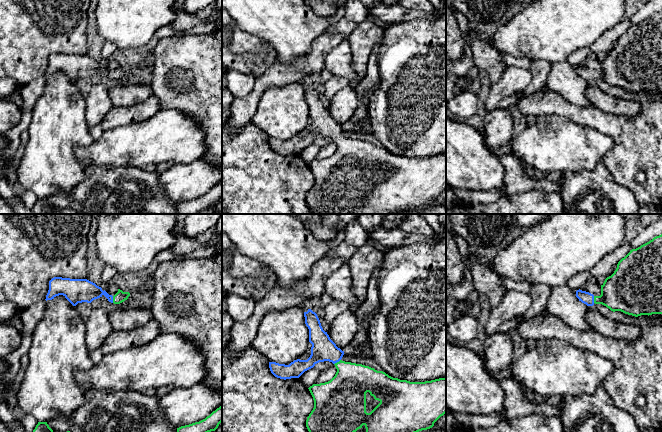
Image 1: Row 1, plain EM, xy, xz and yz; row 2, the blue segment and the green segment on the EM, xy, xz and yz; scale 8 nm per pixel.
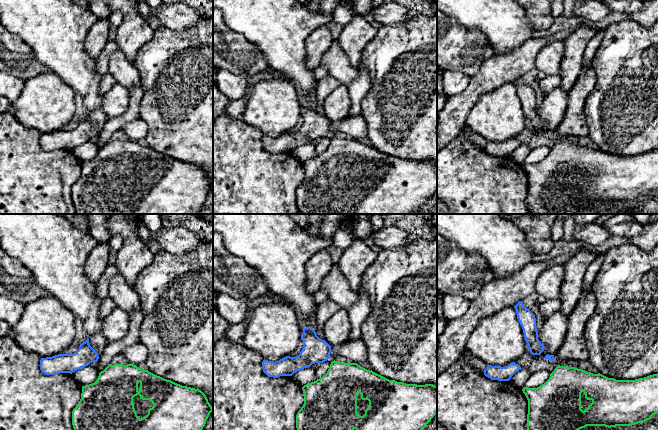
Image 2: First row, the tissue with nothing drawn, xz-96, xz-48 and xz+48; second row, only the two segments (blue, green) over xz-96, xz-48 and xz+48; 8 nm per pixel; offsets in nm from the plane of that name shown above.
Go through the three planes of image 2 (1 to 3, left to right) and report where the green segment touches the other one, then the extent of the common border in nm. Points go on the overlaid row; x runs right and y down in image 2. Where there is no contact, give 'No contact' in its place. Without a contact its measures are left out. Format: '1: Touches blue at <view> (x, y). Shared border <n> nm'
1: No contact
2: No contact
3: No contact

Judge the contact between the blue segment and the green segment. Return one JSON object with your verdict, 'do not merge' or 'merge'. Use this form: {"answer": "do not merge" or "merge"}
{"answer": "merge"}

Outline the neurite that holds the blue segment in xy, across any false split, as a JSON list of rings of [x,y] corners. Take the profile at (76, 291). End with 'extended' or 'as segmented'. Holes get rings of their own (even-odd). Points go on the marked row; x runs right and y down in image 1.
[[[54,277],[49,281],[49,290],[45,300],[52,300],[59,295],[63,295],[73,306],[76,306],[82,302],[91,303],[103,295],[109,302],[120,304],[128,299],[130,293],[118,289],[118,292],[112,296],[87,279]]] | extended

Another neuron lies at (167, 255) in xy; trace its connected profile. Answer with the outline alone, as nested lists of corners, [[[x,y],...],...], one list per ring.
[[[166,249],[160,252],[156,257],[155,260],[160,264],[165,261],[172,261],[174,259],[174,253],[170,249]]]

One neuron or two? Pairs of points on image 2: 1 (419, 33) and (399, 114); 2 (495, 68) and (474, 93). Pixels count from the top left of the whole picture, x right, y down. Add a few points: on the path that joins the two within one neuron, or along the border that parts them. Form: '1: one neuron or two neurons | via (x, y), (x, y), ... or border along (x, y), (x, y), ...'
1: one neuron | via (419, 53), (419, 94)
2: one neuron | via (490, 74), (477, 87)

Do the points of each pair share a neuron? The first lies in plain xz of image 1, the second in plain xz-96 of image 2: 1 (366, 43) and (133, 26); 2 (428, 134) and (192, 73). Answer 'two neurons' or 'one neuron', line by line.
1: one neuron
2: one neuron

